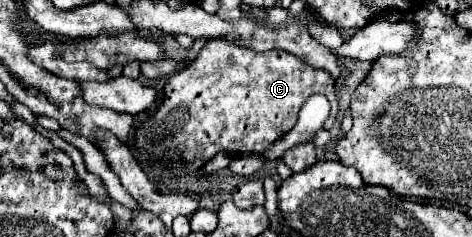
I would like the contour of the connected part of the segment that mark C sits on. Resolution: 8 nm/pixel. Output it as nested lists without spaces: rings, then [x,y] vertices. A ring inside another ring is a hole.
[[[229,39],[207,41],[189,67],[169,77],[163,93],[163,105],[135,133],[135,147],[143,161],[169,159],[175,151],[181,151],[187,169],[203,167],[219,149],[231,155],[263,153],[293,129],[303,101],[313,93],[325,95],[331,103],[325,129],[335,125],[339,111],[335,83],[327,73],[313,69],[293,53],[279,49],[259,53],[251,47],[235,45]],[[201,155],[205,155],[205,161]]]

